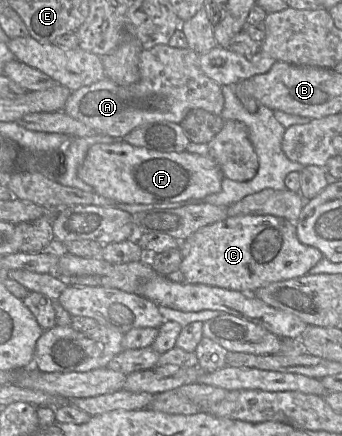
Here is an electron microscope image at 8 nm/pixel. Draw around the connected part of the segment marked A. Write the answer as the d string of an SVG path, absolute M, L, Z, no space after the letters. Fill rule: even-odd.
M166 44L143 49L140 53L139 69L140 79L134 84L120 86L106 77L73 91L62 111L93 128L97 134L113 138L123 138L132 130L153 122L167 121L180 124L186 114L193 109L203 109L216 116L221 114L224 107L222 86L206 76L200 66L200 55L189 47L179 49Z

